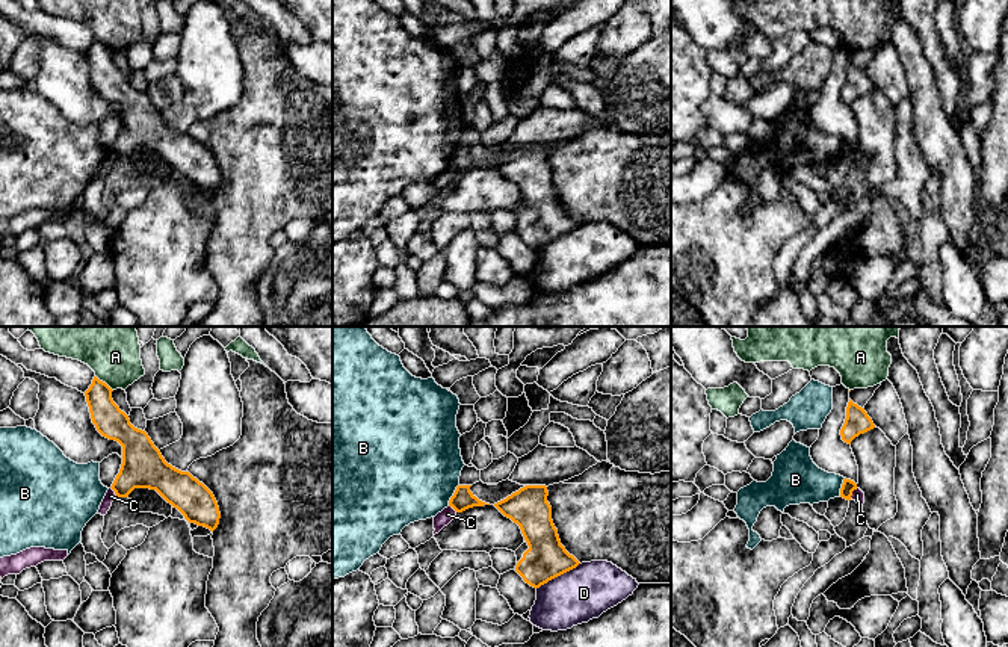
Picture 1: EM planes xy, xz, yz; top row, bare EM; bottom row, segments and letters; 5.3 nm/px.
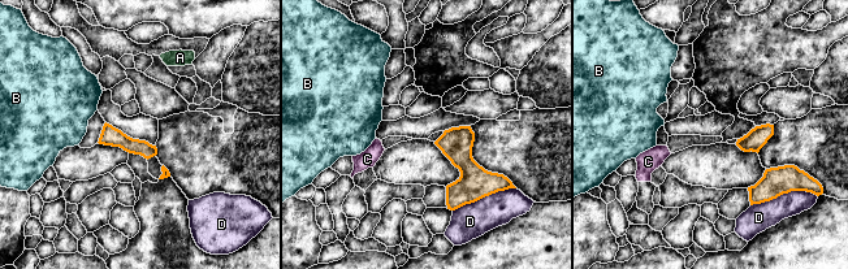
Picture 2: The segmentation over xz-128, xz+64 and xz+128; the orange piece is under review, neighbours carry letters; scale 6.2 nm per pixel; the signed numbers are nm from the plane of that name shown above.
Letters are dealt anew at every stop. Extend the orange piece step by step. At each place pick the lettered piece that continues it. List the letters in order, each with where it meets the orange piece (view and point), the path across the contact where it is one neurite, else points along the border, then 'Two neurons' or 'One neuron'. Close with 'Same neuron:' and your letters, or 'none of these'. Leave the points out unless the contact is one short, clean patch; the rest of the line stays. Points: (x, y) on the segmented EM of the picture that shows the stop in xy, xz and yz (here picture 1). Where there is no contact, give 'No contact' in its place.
A: Touches orange at xy (105, 383). Boundary: xy (95, 375), (112, 390). Two neurons
B: Touches orange at xz (454, 495). Two neurons
C: Touches orange at yz (851, 493). Boundary: yz (857, 489), (850, 498). Two neurons
D: Touches orange at xz (558, 575). Two neurons
Same neuron: none of these

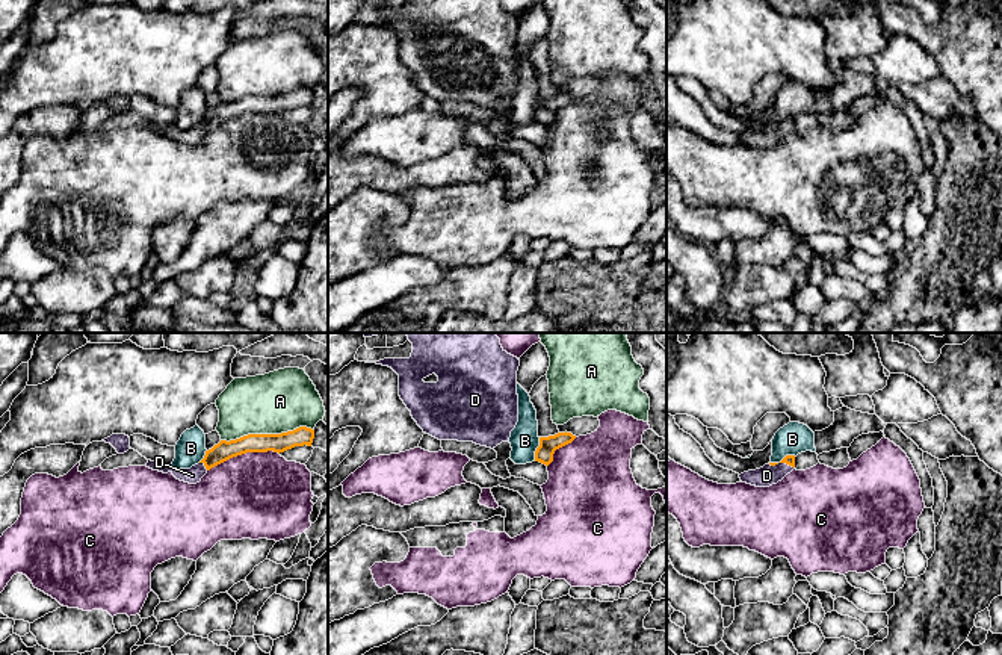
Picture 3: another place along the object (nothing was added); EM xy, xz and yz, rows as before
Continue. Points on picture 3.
A: Touches orange at xy (266, 434). Two neurons
B: Touches orange at xz (537, 450). Boundary: xz (540, 437), (534, 460). Two neurons
C: Touches orange at xy (242, 453). Two neurons
D: Touches orange at xy (204, 465). Path across: xy (222, 451), (204, 465), (192, 475). One neuron
Same neuron: D

